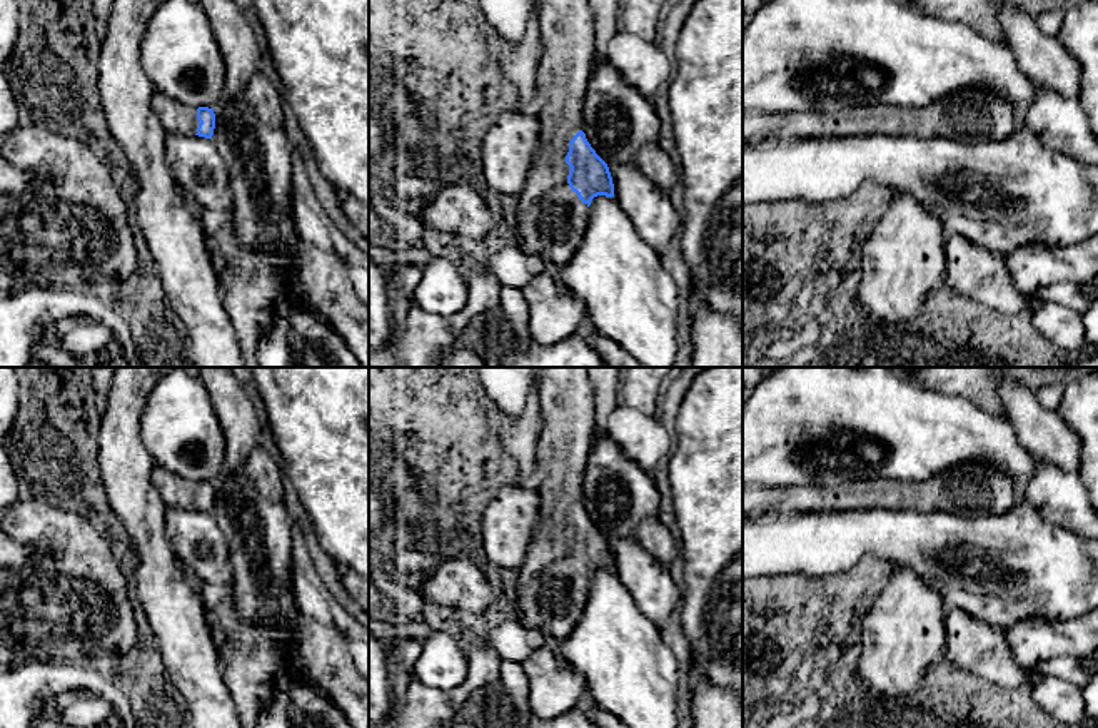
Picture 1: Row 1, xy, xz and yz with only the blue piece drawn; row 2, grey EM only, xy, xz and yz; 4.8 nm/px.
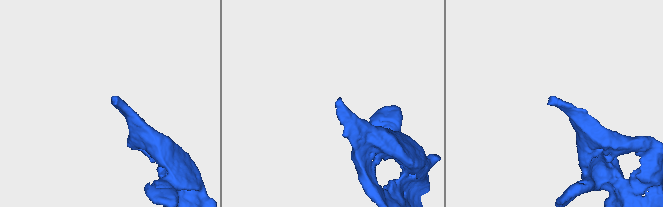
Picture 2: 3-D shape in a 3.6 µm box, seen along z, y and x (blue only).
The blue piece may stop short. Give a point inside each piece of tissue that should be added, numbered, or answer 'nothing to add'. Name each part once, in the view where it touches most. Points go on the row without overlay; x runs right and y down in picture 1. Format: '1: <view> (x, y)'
1: xz (551, 593)

